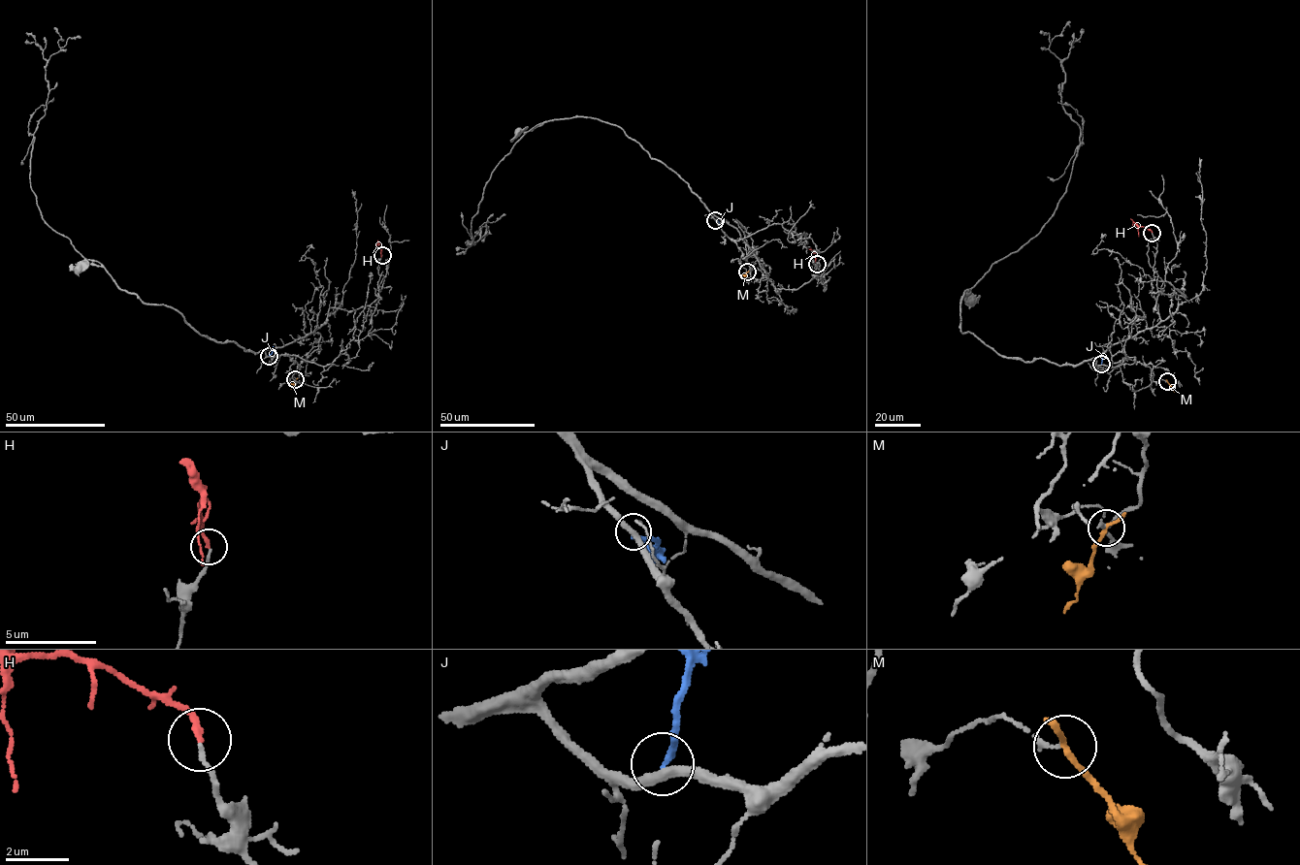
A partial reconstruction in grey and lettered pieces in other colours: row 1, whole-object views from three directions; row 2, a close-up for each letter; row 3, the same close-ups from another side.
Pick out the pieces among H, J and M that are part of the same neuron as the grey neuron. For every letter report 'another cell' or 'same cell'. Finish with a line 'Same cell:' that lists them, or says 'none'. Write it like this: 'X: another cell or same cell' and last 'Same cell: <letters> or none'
H: same cell
J: another cell
M: another cell
Same cell: H

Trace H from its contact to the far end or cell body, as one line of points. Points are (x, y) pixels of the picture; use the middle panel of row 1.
H: (817, 264), (815, 254), (809, 249)

